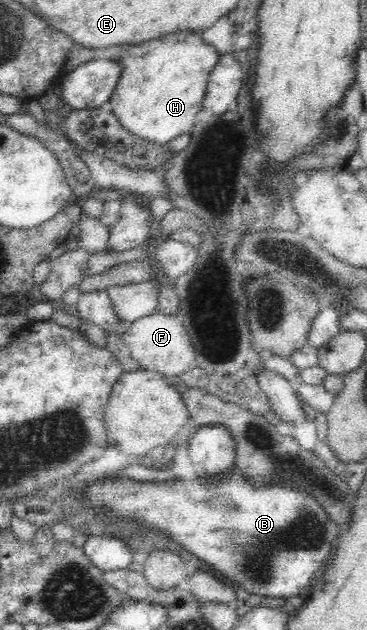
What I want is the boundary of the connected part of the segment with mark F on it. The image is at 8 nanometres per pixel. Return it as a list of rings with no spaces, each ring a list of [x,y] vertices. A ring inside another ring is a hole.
[[[156,311],[152,315],[137,319],[128,325],[123,338],[130,354],[141,368],[155,370],[166,377],[180,376],[196,367],[196,352],[188,331],[177,317]]]

